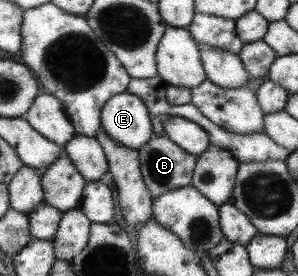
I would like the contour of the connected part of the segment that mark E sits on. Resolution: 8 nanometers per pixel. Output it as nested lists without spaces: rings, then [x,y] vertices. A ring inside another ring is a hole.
[[[126,91],[108,98],[99,117],[101,128],[112,141],[135,152],[154,136],[151,119],[143,101]]]

